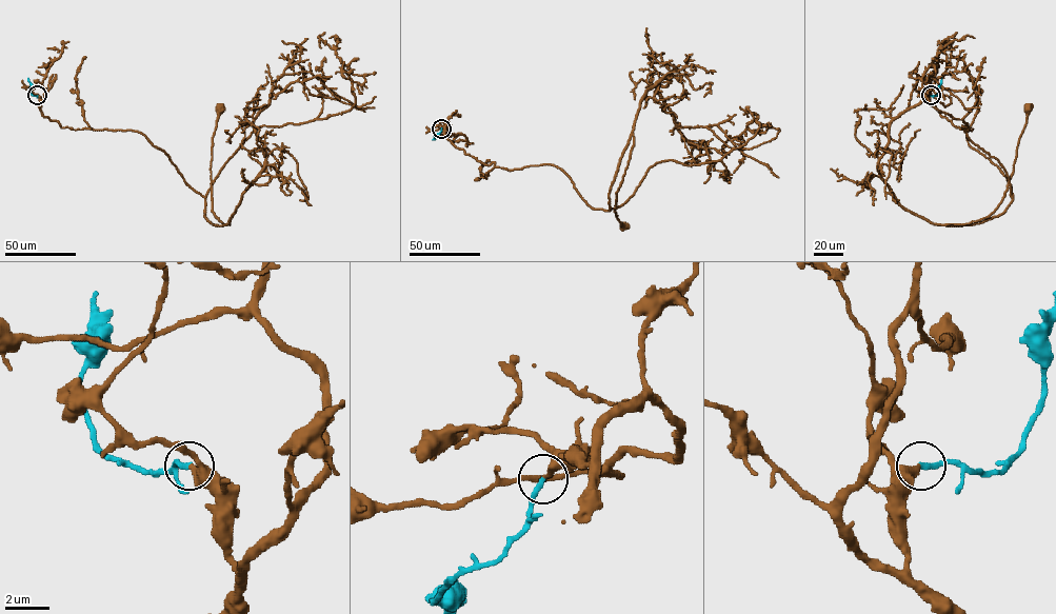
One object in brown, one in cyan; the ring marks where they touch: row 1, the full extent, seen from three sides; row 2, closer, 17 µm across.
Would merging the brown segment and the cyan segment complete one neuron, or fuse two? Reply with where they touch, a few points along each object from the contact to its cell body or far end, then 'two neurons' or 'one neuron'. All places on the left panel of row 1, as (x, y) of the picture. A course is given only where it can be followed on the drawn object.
(37, 95) | brown via (38, 95), (61, 127), (142, 134), (223, 225), (211, 176), (220, 107) | cyan via (38, 95), (32, 94), (28, 78) | one neuron

